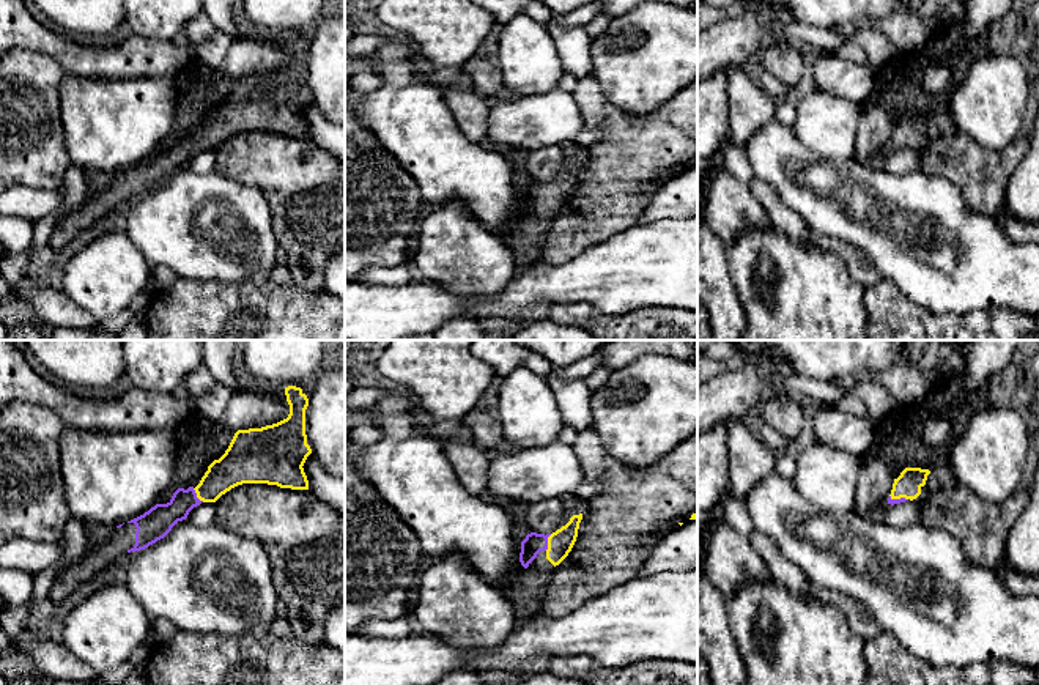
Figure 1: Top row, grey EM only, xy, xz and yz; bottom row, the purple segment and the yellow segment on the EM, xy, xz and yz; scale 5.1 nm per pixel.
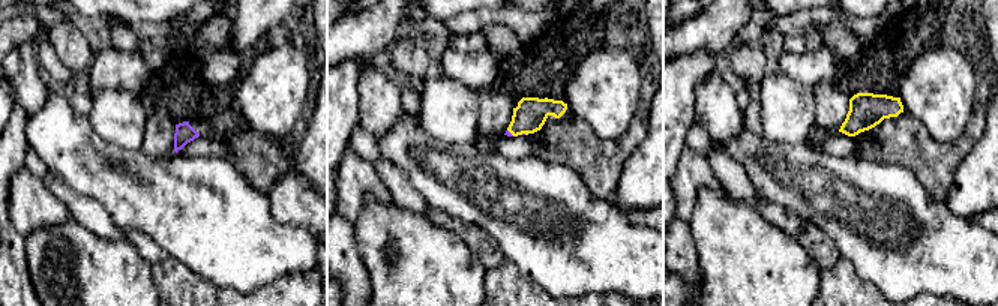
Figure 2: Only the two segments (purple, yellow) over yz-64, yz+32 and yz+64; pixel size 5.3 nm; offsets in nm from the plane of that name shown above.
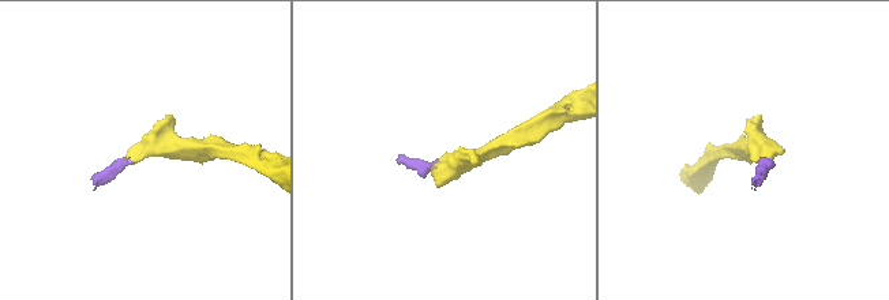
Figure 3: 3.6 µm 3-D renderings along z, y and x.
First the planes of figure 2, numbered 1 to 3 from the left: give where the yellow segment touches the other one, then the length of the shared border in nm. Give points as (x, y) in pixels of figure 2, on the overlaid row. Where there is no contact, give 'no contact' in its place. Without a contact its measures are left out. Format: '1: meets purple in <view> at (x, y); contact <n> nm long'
1: no contact
2: meets purple in yz+32 at (509, 132); contact 50 nm long
3: no contact

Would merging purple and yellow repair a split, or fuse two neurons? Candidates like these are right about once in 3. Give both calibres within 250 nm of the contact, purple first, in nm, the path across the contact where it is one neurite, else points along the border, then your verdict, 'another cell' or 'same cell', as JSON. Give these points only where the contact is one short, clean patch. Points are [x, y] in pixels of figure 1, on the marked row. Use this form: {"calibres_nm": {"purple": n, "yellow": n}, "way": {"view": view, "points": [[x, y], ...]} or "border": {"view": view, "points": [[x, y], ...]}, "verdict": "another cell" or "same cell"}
{"calibres_nm": {"purple": 100, "yellow": 130}, "way": {"view": "xz", "points": [[532, 544], [547, 542], [561, 542]]}, "verdict": "same cell"}

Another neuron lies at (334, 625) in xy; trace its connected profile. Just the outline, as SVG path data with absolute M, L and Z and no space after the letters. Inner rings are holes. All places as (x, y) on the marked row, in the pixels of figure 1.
M345 608L331 611L324 620L324 644L345 655Z

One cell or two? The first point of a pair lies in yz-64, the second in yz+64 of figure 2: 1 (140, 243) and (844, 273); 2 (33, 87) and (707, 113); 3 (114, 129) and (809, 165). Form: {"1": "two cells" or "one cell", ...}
{"1": "two cells", "2": "one cell", "3": "two cells"}

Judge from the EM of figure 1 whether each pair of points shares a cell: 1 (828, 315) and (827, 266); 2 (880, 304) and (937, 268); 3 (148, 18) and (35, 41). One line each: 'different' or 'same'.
1: same
2: different
3: different

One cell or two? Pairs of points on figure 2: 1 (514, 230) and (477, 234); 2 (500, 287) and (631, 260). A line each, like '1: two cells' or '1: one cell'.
1: two cells
2: two cells

